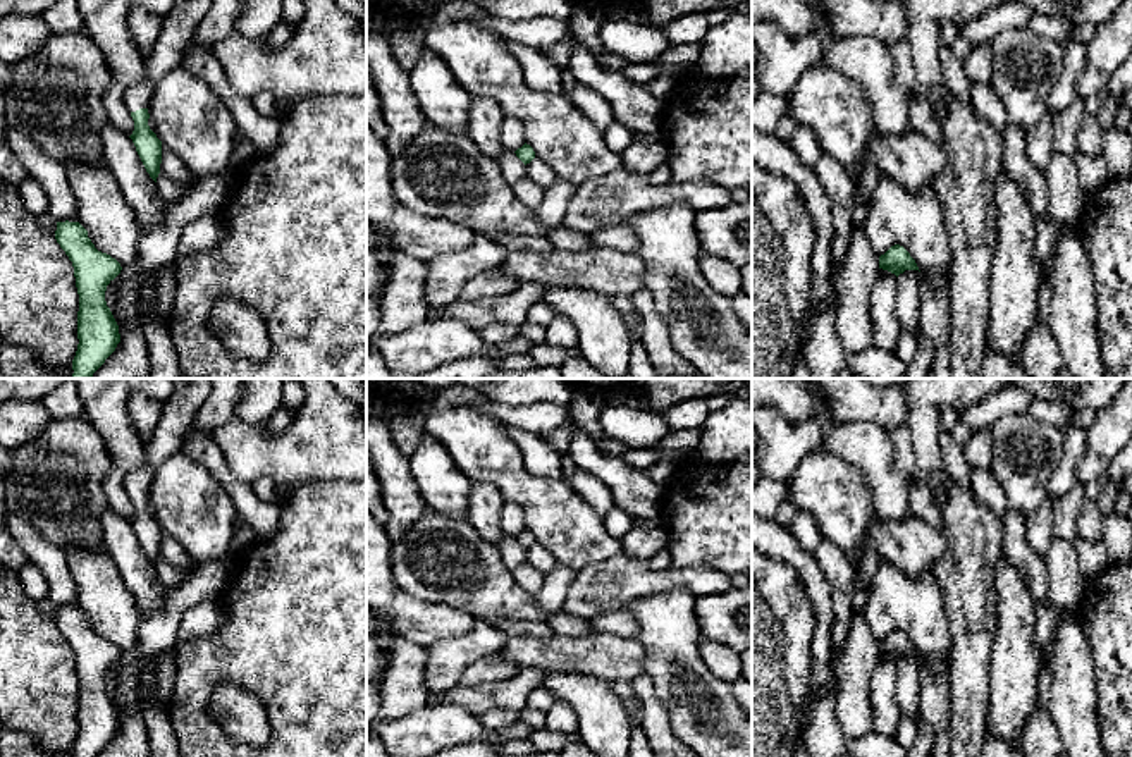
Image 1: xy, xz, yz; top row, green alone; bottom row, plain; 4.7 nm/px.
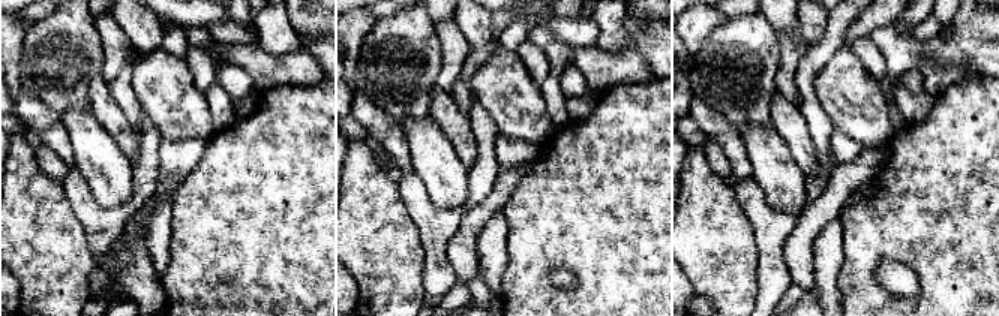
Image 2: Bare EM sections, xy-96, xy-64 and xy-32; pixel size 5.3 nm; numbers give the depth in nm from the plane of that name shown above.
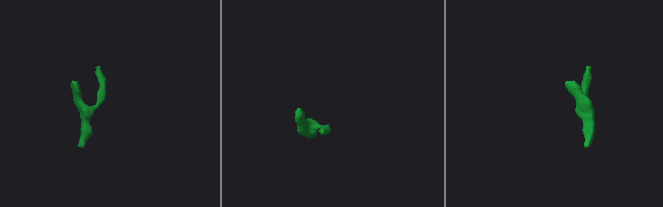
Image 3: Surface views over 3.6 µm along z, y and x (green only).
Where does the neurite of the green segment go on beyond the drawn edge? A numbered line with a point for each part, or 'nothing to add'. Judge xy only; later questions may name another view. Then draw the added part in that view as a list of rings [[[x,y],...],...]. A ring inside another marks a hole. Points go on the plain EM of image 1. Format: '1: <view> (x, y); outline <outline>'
1: xy (178, 415); outline [[[188,378],[163,404],[160,423],[145,444],[145,461],[124,477],[129,497],[148,494],[155,468],[181,451],[186,430],[193,425],[201,404],[212,392],[212,378]]]

